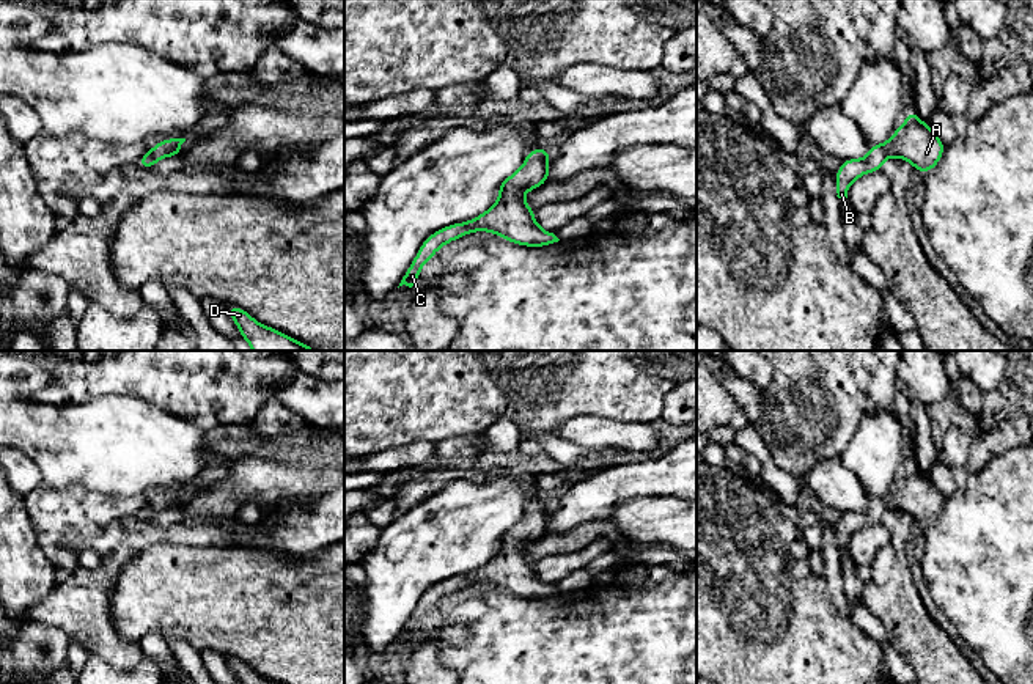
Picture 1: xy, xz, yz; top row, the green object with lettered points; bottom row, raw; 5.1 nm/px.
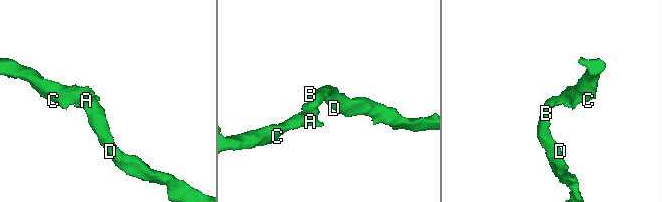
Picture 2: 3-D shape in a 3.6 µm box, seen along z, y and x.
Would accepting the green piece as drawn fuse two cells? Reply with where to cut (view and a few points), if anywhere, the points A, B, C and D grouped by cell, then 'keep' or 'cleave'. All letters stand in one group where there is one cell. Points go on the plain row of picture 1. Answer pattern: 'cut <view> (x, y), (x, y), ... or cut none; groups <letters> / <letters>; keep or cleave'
cut none; groups A B C D; keep

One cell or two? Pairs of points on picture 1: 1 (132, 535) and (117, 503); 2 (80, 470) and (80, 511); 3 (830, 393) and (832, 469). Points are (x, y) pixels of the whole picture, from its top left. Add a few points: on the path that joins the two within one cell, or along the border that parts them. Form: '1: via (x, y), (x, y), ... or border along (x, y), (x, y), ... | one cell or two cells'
1: border along (136, 514), (118, 518), (90, 533) | two cells
2: border along (44, 481), (51, 486), (84, 485), (117, 494) | two cells
3: border along (838, 456), (819, 459), (802, 478) | two cells

